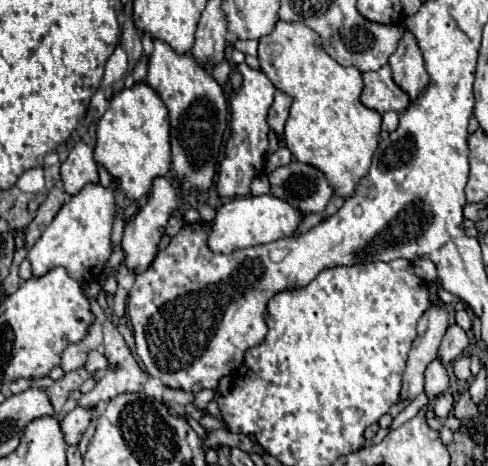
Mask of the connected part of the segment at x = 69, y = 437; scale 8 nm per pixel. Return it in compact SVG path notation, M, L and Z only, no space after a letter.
M73 408L63 424L61 424L61 432L63 432L63 440L67 442L67 446L77 446L79 440L83 438L87 426L91 424L91 410L85 408Z

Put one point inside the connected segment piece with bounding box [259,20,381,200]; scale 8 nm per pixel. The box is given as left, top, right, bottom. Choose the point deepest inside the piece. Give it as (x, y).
(328, 128)

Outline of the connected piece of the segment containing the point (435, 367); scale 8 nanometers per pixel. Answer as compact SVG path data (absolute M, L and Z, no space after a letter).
M433 360L425 370L425 394L429 398L439 396L449 388L449 376L445 366L439 360Z

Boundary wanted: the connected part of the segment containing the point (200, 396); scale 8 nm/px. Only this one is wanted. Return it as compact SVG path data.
M205 389L205 390L201 390L201 392L198 392L195 395L195 399L194 399L194 405L199 409L199 410L203 410L207 407L207 405L209 404L210 400L212 401L214 398L214 394L215 391L214 390L210 390L210 389Z

